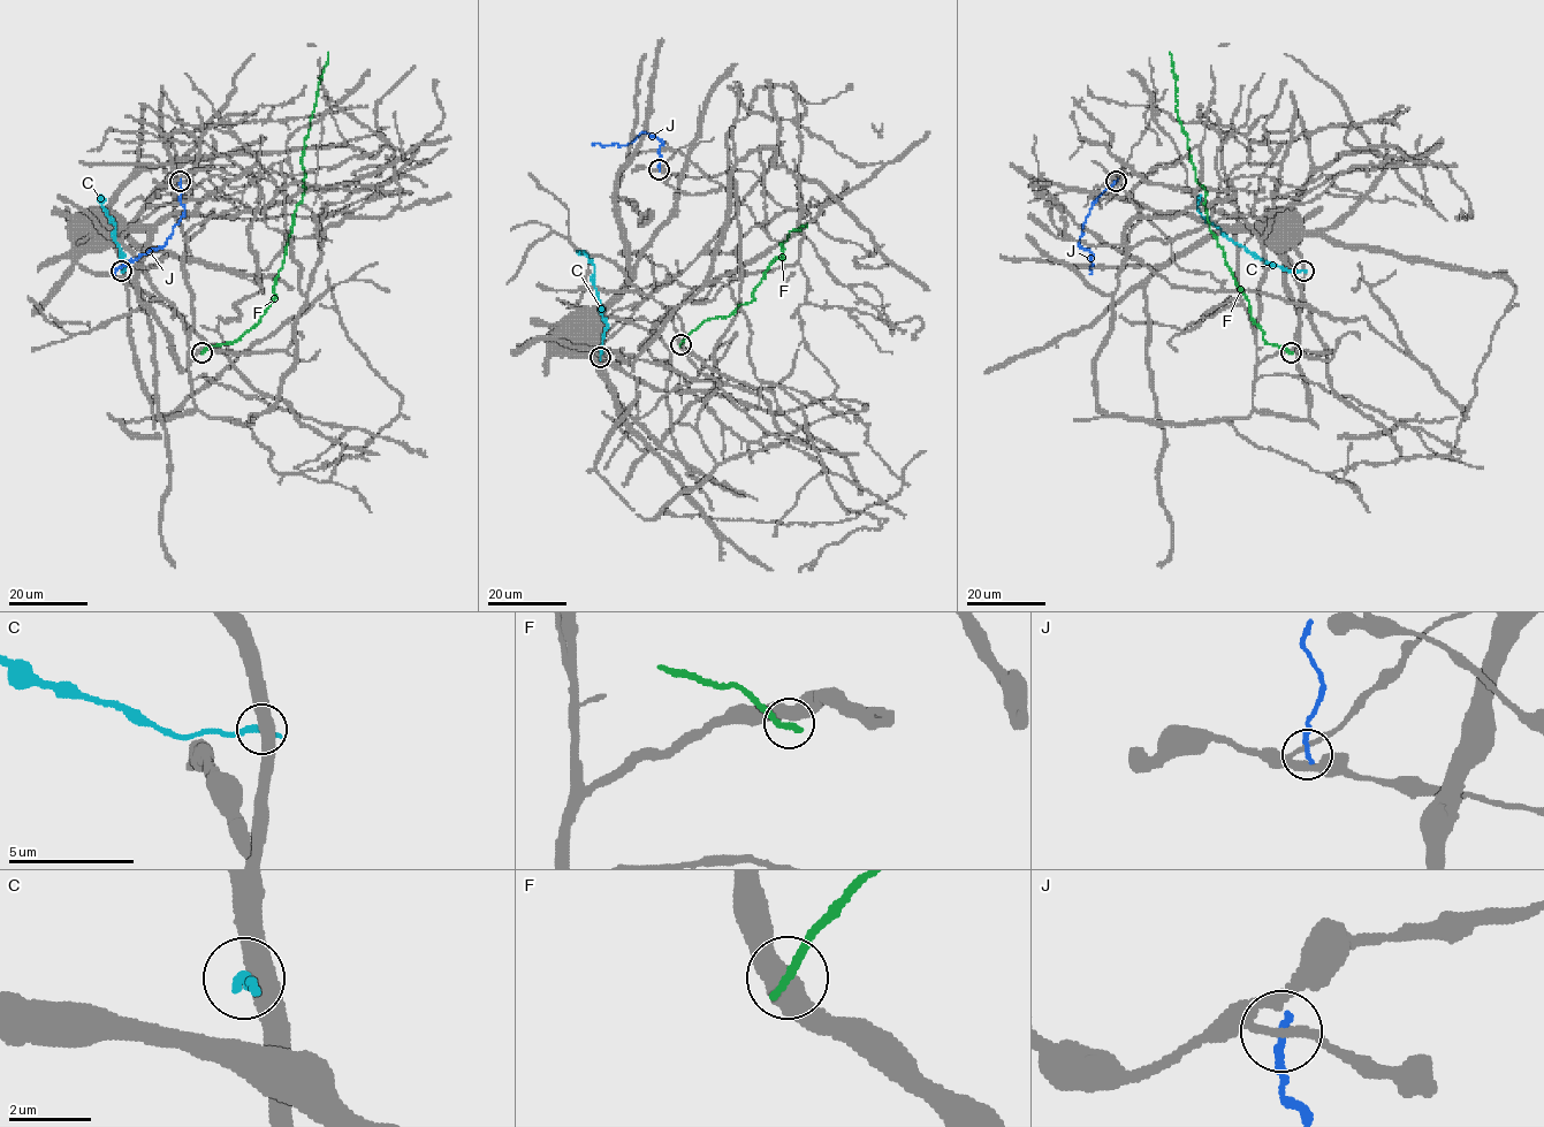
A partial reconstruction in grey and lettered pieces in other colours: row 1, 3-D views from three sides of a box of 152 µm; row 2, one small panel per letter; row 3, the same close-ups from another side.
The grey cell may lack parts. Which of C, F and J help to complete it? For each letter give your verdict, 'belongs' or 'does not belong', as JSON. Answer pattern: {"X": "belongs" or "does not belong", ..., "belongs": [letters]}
{"C": "does not belong", "F": "does not belong", "J": "does not belong", "belongs": []}

